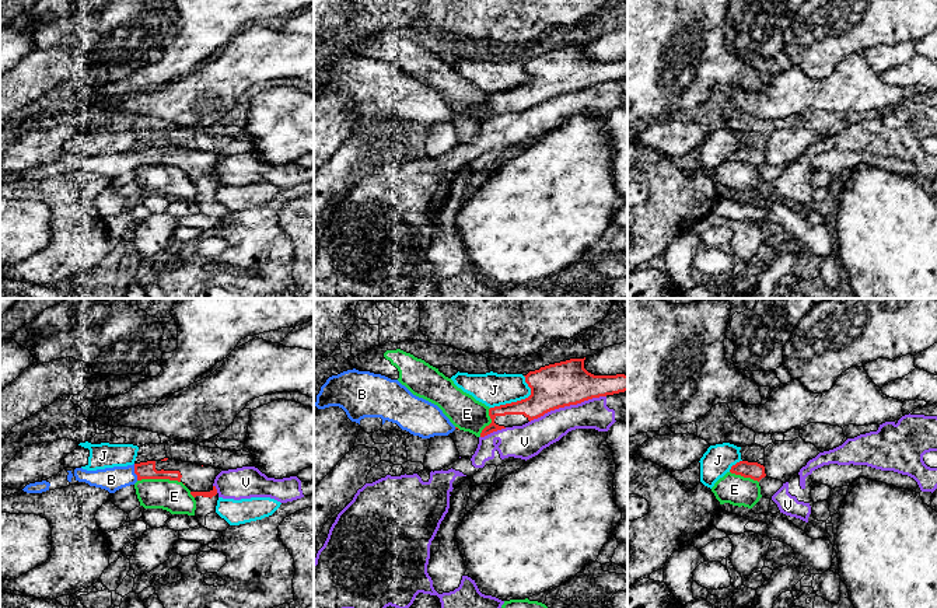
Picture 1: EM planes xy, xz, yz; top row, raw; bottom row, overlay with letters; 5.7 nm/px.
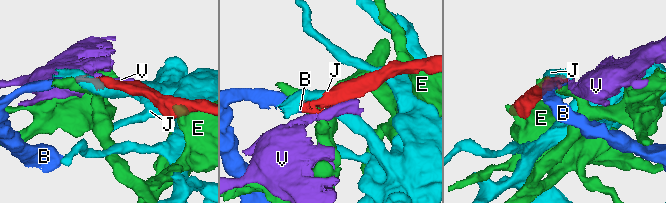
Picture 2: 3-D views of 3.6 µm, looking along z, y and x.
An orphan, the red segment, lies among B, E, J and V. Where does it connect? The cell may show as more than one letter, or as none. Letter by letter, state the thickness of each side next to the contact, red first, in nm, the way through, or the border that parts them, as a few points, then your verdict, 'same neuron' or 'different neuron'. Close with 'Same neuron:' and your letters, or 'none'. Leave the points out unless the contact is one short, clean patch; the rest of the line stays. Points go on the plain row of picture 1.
B: 100/140 nm | across xy (147, 156), (135, 159), (111, 166) | same neuron
E: 100/180 nm | different neuron
J: 260/190 nm | different neuron
V: 260/180 nm | different neuron
Same neuron: B

